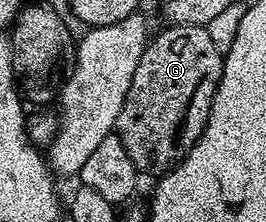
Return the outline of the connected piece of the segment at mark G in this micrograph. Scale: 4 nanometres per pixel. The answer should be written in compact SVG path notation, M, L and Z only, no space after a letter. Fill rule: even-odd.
M168 25L166 29L148 42L115 125L136 171L154 176L166 174L199 141L223 71L224 51L213 44L207 27Z

